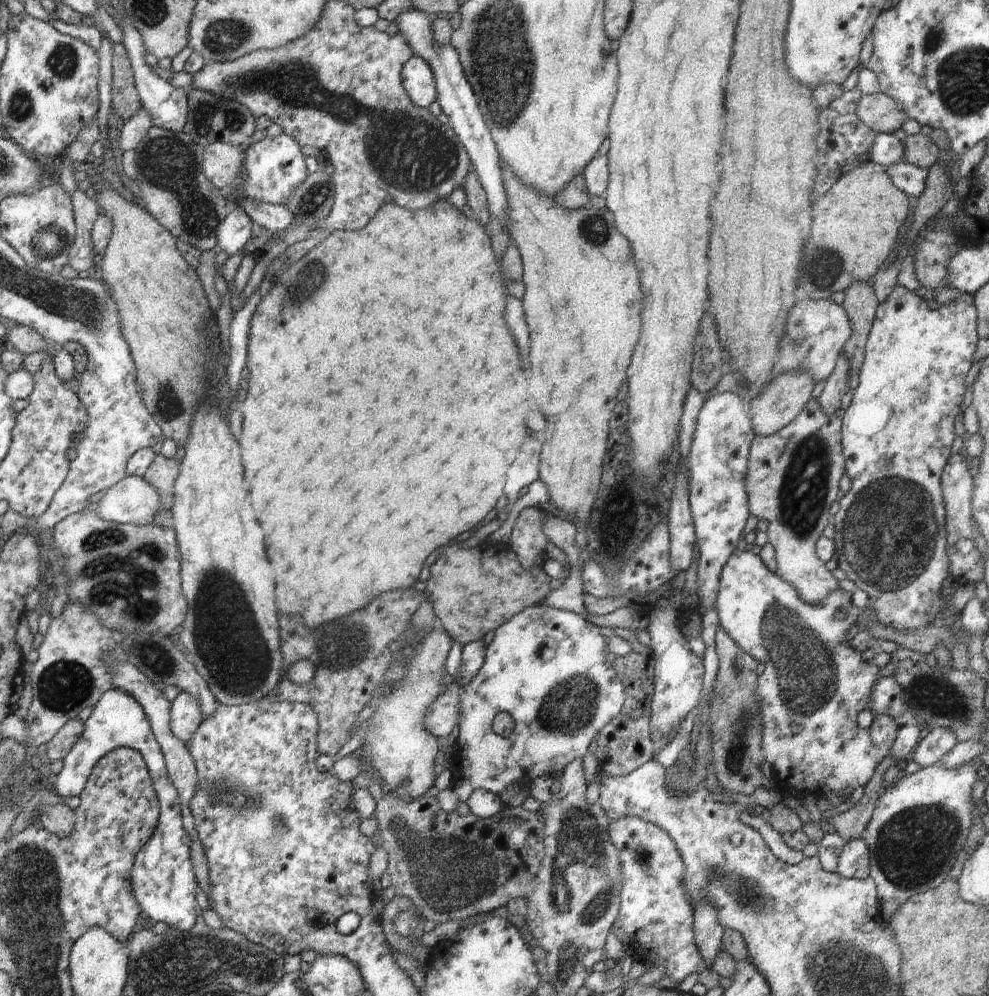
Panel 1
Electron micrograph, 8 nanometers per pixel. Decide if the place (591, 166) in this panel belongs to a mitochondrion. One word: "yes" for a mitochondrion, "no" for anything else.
no

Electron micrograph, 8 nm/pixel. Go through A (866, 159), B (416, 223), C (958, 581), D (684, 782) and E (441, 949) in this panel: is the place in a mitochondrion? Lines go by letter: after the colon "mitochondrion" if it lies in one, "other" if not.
A: other
B: other
C: other
D: mitochondrion
E: other

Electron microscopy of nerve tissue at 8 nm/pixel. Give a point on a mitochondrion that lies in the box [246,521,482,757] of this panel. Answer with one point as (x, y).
(337, 649)

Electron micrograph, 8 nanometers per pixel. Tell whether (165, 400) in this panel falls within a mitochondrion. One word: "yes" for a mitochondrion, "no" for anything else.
yes

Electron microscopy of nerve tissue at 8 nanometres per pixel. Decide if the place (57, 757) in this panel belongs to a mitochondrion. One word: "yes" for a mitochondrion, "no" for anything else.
no

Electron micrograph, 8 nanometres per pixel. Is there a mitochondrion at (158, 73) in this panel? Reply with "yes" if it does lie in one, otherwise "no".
no

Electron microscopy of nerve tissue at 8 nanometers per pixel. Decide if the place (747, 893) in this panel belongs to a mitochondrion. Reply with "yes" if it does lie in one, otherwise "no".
yes

